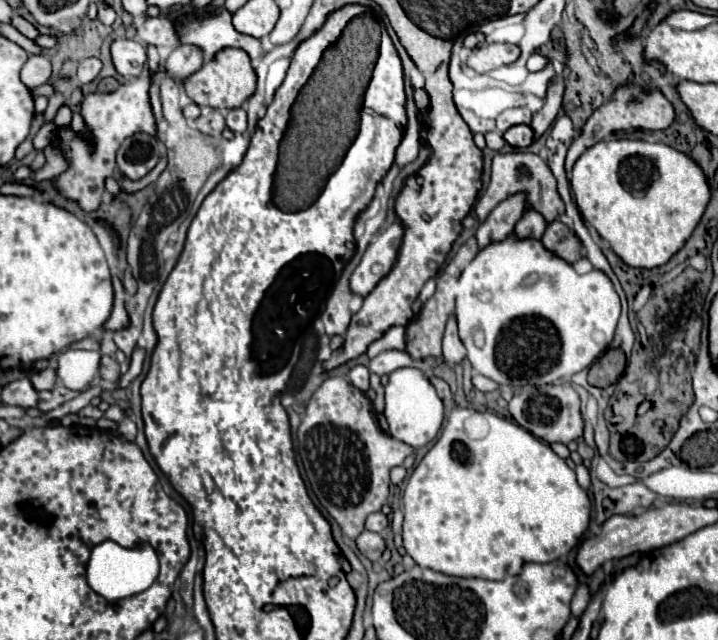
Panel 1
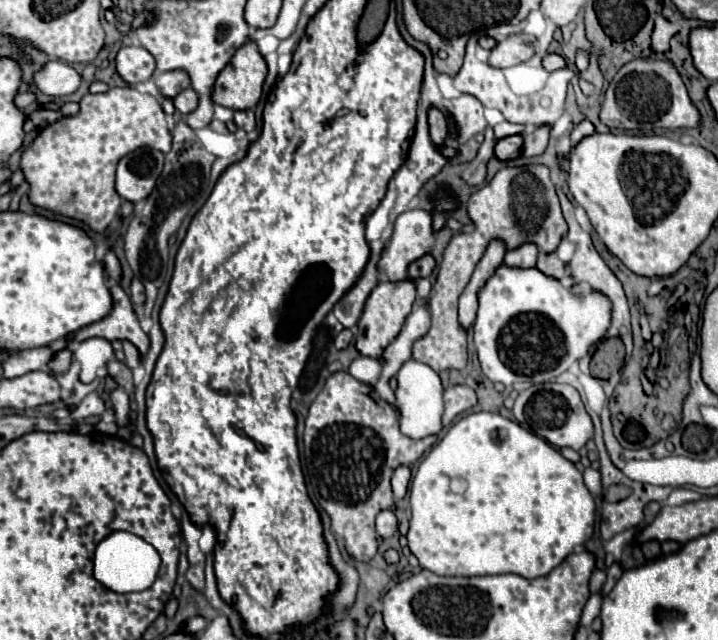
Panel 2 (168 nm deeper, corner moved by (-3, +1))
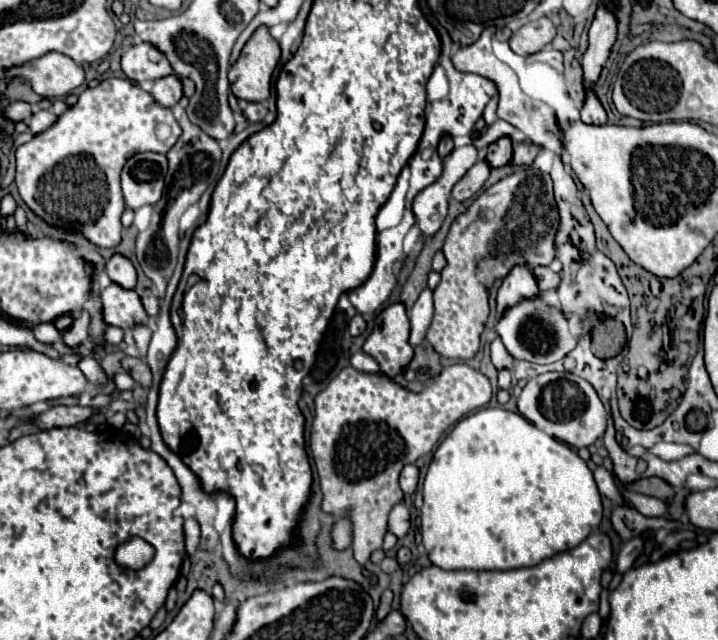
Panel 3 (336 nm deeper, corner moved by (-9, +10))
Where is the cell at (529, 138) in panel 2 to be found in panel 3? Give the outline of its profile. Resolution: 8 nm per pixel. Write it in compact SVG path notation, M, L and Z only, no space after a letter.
M527 141L515 143L513 145L513 159L511 159L511 163L515 163L515 165L527 165L527 163L531 163L537 157L539 151L541 151L539 145L531 145Z

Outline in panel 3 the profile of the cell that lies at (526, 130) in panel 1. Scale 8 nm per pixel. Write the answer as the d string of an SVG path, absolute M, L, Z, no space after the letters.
M501 137L495 143L489 145L487 151L487 161L491 167L501 167L507 165L511 161L511 153L513 153L513 141L511 137Z

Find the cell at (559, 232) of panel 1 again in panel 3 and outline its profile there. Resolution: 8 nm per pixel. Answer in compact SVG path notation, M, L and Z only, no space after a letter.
M533 267L533 273L539 281L539 291L547 291L551 287L557 287L561 281L561 275L553 271L551 267Z

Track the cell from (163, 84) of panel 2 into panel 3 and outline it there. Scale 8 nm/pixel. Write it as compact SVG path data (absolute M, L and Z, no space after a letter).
M171 73L167 77L161 77L155 81L151 95L155 97L155 101L159 101L165 107L173 107L181 97L183 97L183 85L181 85L181 77Z

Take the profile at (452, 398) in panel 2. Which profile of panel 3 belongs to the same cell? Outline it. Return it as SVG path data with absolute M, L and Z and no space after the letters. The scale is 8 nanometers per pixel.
M465 363L451 365L443 369L441 375L431 377L427 381L427 387L419 395L399 387L383 373L369 375L353 367L345 367L315 397L315 415L311 425L311 453L321 479L323 511L333 517L351 521L351 531L353 531L351 547L357 563L363 565L375 549L383 547L383 537L387 533L387 515L391 507L403 499L403 491L397 481L403 465L415 463L421 455L429 453L449 425L457 423L465 413L485 407L489 399L491 399L489 379Z

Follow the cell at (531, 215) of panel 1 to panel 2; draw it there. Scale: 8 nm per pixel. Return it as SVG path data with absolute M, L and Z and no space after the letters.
M519 246L505 254L505 266L511 268L533 268L537 262L537 246Z

